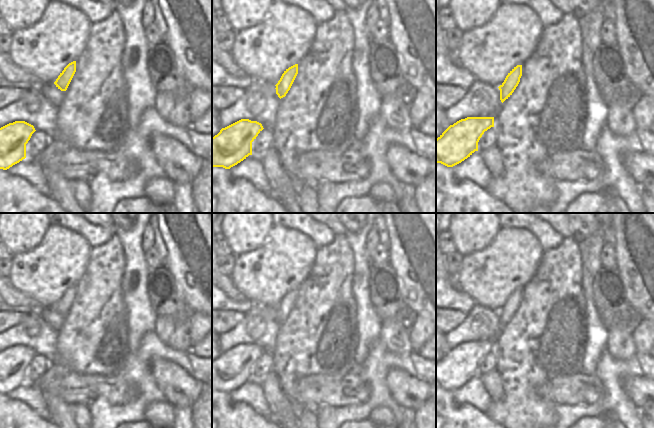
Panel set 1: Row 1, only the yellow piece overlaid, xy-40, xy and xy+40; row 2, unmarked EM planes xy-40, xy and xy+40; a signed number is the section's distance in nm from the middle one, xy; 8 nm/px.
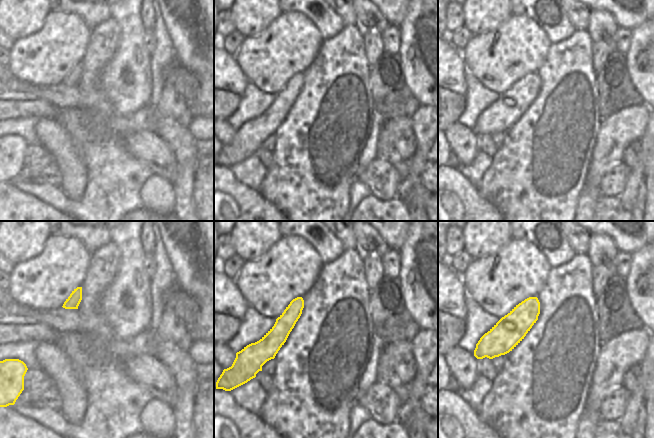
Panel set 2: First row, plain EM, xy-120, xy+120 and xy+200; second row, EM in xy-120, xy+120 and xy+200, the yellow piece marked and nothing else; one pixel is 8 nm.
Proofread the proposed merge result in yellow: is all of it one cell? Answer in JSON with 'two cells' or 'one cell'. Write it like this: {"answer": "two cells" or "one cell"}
{"answer": "one cell"}

